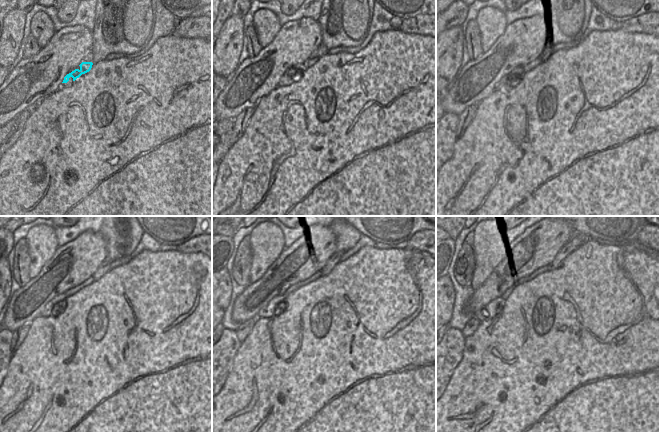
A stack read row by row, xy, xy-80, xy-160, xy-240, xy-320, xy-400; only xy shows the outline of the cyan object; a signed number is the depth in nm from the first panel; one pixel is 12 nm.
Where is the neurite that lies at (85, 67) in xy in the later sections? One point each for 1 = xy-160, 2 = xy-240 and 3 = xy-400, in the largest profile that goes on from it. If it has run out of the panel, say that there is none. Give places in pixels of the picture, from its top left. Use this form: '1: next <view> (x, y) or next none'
1: next xy-160 (518, 70)
2: next xy-240 (46, 312)
3: next xy-400 (489, 311)

